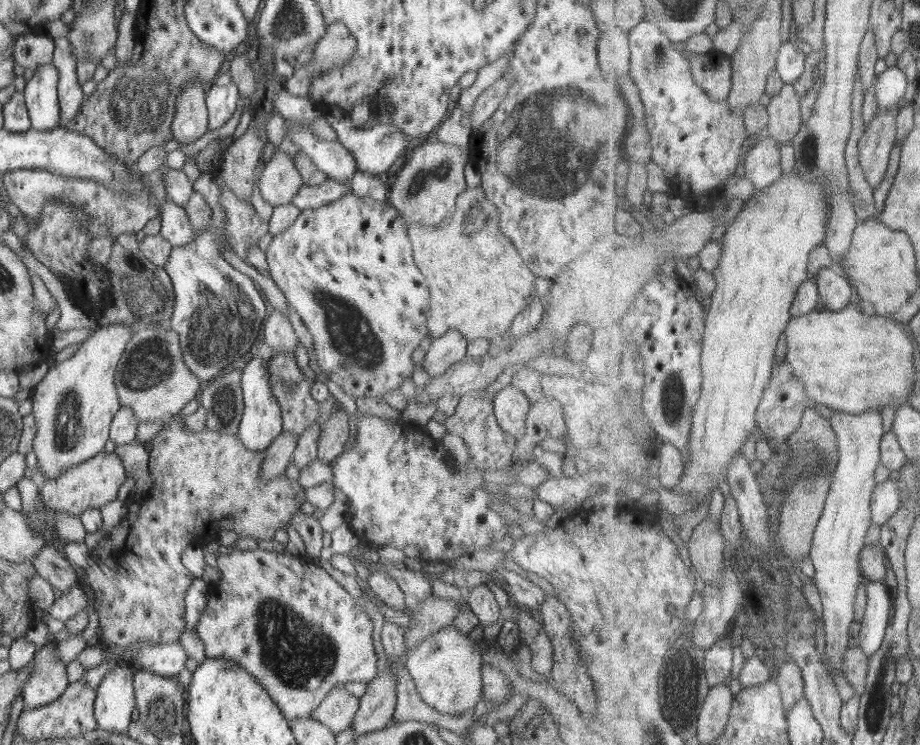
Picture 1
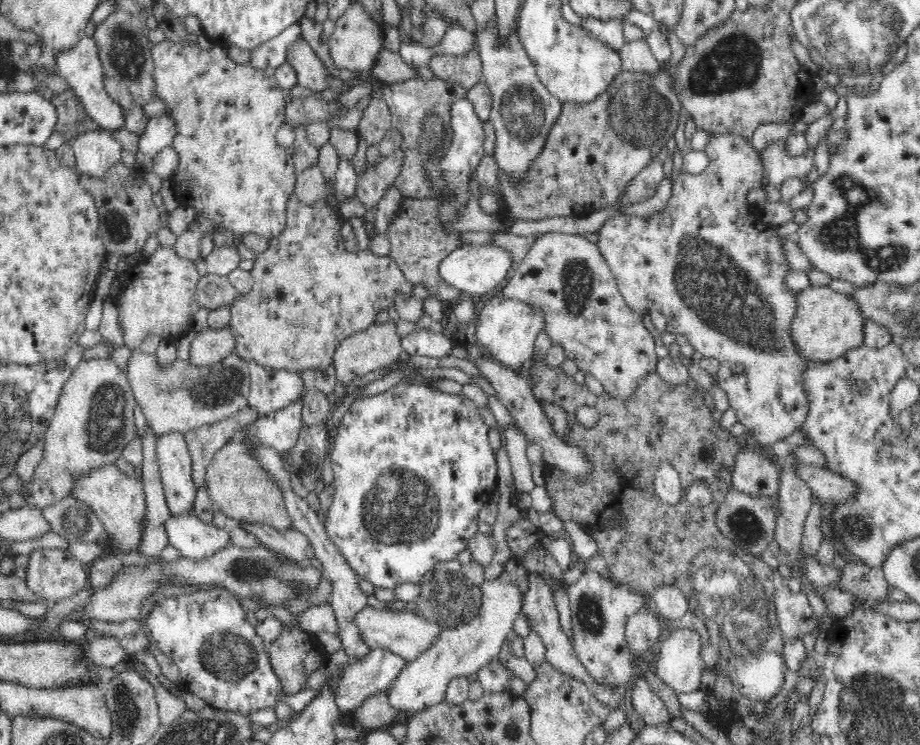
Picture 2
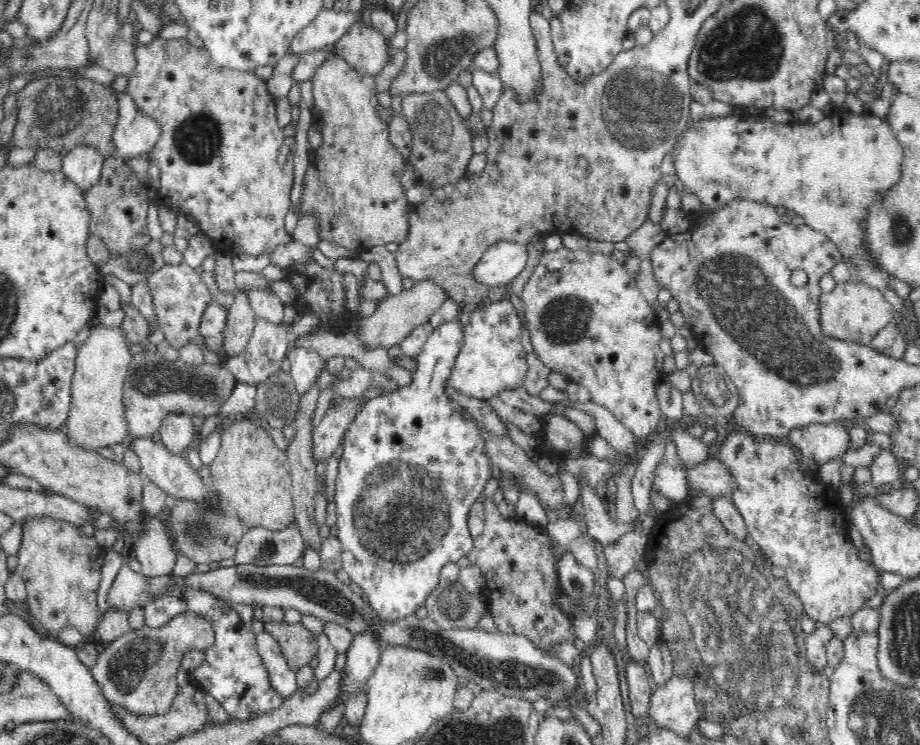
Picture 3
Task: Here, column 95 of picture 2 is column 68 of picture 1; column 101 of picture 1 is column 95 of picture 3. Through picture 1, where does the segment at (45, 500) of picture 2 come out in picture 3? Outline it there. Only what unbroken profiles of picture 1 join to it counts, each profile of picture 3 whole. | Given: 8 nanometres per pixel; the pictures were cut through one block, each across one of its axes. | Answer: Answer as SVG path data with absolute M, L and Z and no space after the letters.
M99 324L91 328L89 337L77 348L72 400L63 429L67 441L82 450L97 452L103 446L120 444L129 434L122 404L122 388L132 358L128 344L121 328Z

